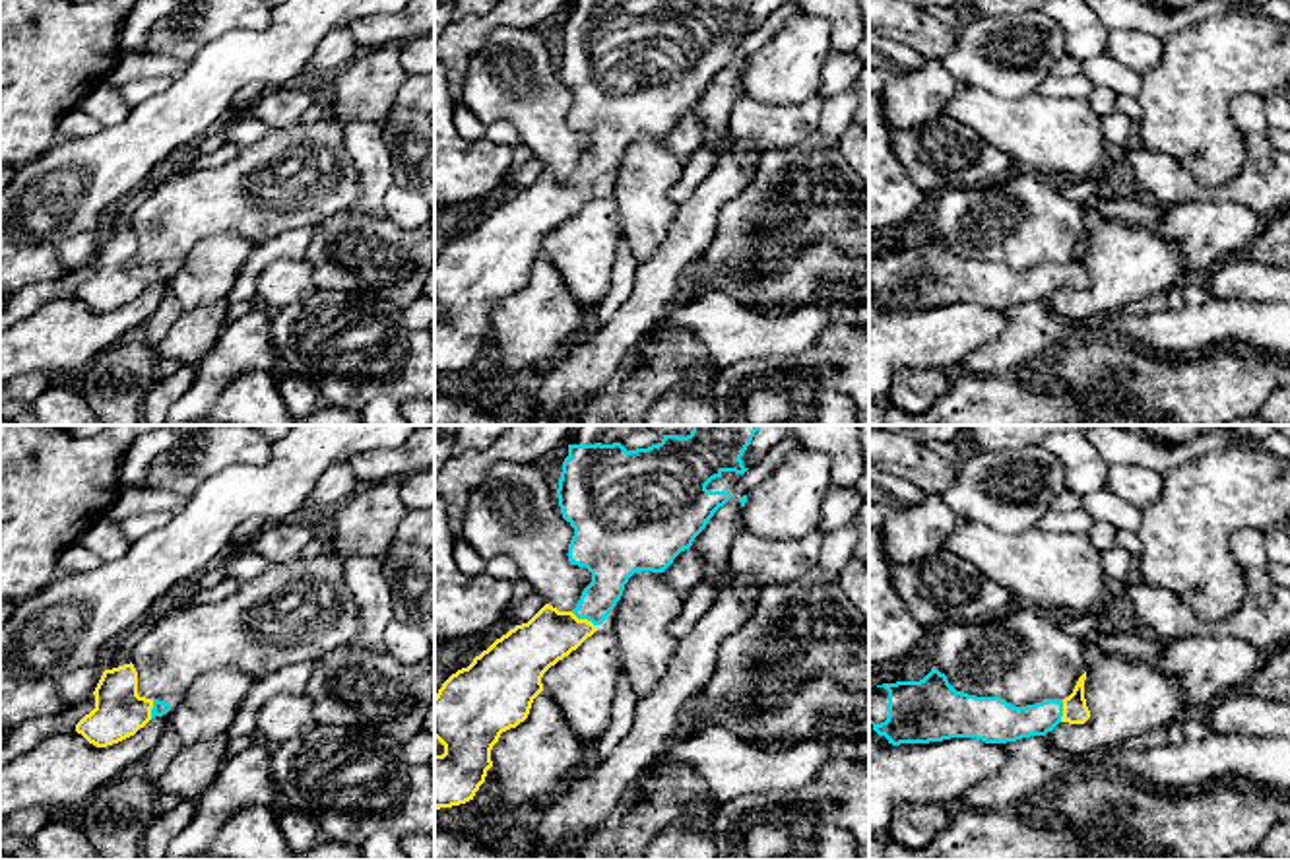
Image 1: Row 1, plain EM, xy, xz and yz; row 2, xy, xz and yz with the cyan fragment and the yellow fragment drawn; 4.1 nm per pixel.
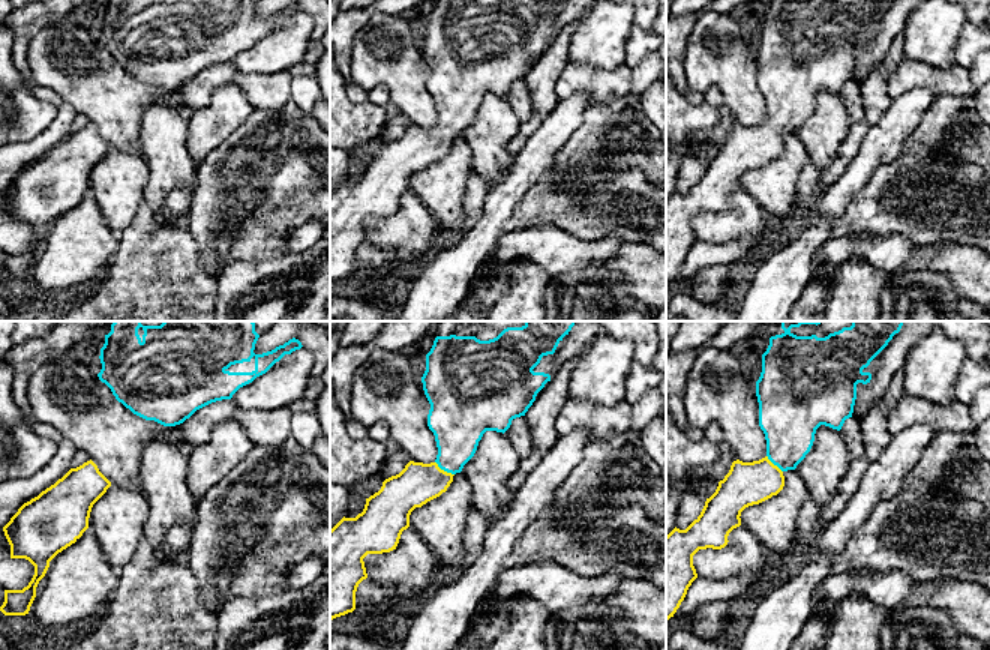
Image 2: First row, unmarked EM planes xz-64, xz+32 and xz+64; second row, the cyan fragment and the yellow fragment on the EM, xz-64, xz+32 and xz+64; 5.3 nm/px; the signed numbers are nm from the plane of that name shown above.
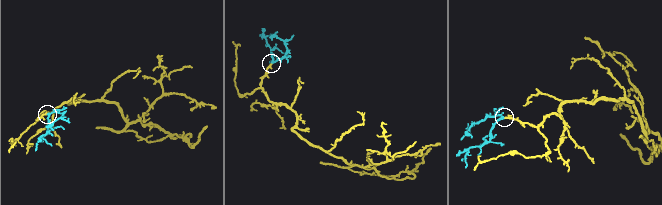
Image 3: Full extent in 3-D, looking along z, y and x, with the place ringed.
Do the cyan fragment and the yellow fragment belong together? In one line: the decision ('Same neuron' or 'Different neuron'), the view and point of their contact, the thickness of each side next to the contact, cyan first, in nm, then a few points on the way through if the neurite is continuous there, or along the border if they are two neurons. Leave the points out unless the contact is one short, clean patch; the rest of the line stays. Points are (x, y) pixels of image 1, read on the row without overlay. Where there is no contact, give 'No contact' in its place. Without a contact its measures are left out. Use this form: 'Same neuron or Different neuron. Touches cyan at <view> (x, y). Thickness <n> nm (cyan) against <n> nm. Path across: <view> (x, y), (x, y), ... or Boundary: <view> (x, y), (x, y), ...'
Same neuron. Touches cyan at xz (584, 183). Thickness 180 nm (cyan) against 220 nm. Path across: xz (612, 131), (604, 158), (584, 183), (575, 193), (549, 200)

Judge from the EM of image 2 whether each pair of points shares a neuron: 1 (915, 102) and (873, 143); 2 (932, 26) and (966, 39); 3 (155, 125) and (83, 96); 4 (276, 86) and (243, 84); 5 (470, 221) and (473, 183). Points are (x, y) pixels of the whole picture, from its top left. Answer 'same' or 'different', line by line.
1: same
2: different
3: different
4: same
5: same

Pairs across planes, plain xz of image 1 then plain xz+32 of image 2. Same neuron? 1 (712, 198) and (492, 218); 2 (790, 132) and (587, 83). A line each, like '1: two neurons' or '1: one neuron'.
1: one neuron
2: one neuron

